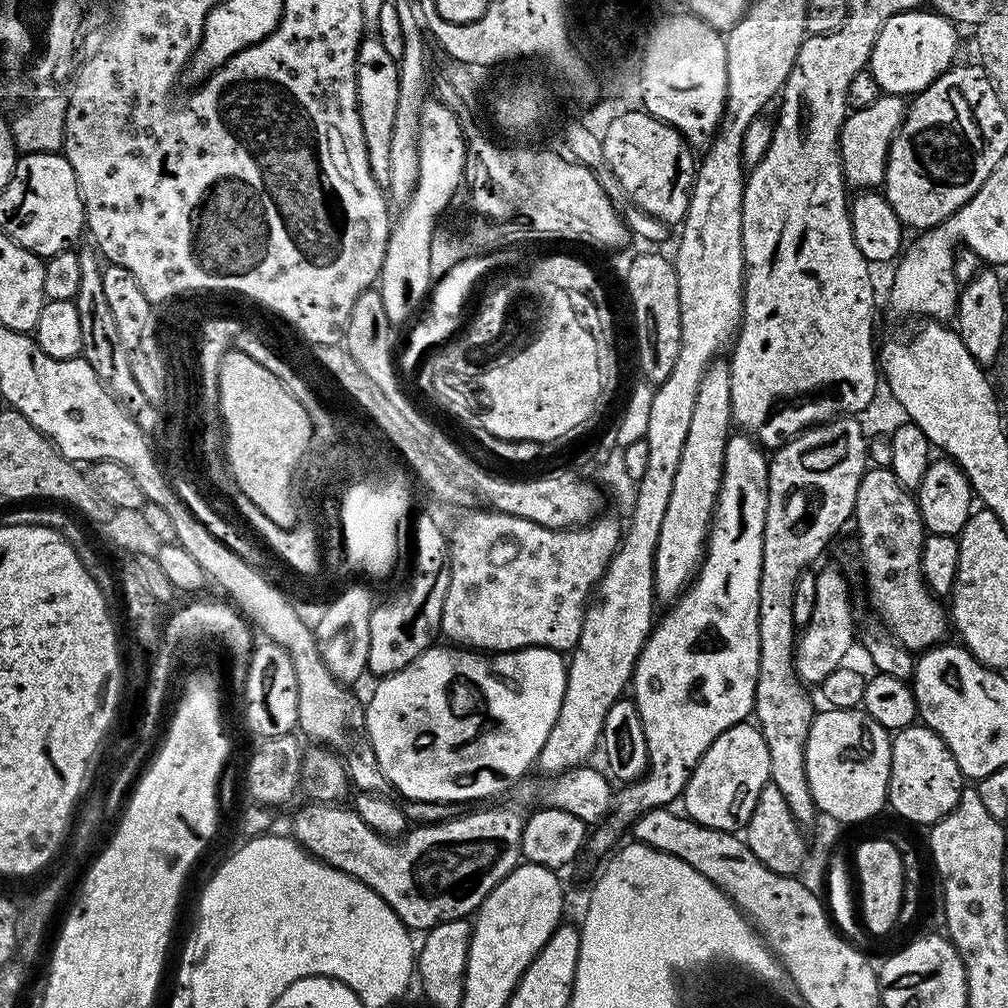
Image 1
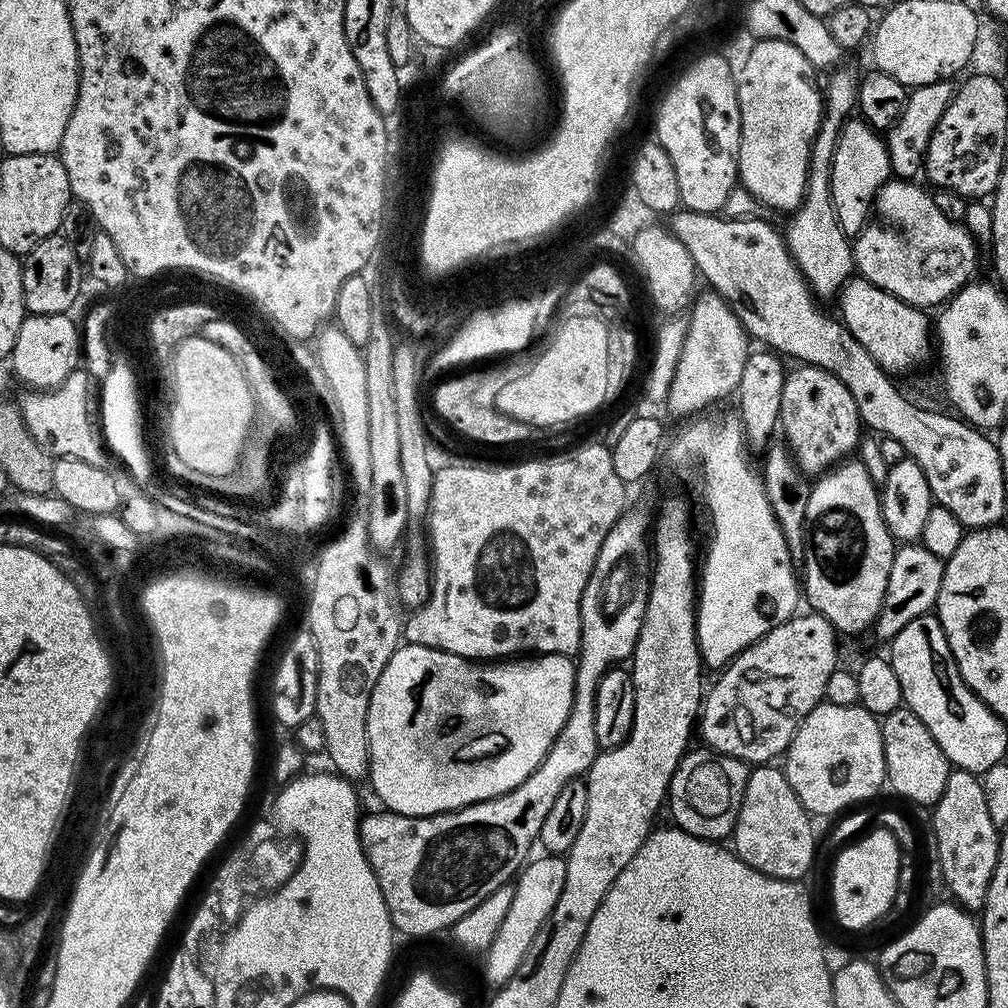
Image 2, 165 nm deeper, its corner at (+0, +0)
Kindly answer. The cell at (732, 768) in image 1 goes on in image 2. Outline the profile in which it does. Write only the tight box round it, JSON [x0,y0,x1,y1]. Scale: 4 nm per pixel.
[666,750,749,842]

